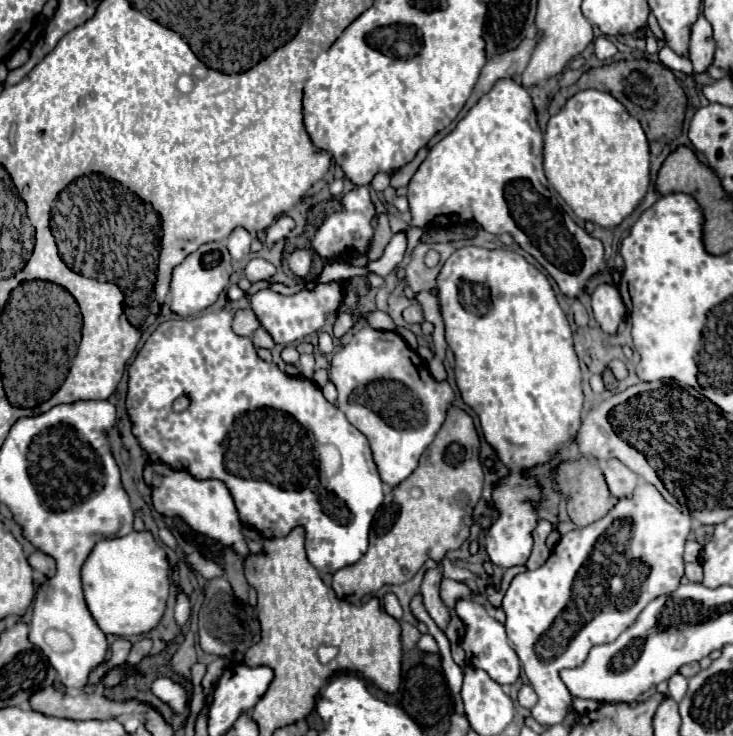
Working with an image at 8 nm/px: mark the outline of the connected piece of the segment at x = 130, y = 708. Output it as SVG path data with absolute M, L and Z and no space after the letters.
M47 686L39 692L35 692L29 698L29 706L35 712L47 714L47 716L59 716L59 718L71 718L71 720L107 720L115 718L125 712L145 712L149 710L149 704L127 700L127 702L113 702L105 698L101 692L95 694L81 694L81 696L69 696L53 686Z

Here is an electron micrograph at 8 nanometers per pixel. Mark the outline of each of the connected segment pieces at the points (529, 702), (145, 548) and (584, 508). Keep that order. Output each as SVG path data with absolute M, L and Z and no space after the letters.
M523 684L521 690L519 690L517 700L519 700L519 704L521 704L523 708L529 708L529 710L531 710L531 708L537 704L537 694L535 694L535 690L533 690L529 684Z
M133 530L121 538L97 542L81 570L85 602L93 620L105 634L121 638L149 632L163 618L171 586L169 574L167 554L149 530Z
M583 456L575 462L565 462L559 466L557 474L555 474L555 480L557 480L557 488L569 496L569 504L567 504L567 512L573 520L575 526L583 528L587 524L593 524L595 520L603 518L615 504L617 504L617 498L609 492L605 480L603 480L603 474L601 474L601 468L597 464L597 460L593 456Z

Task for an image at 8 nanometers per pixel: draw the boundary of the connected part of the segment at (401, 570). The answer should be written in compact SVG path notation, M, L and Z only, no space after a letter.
M451 406L447 410L447 418L441 430L423 452L419 466L413 470L413 474L407 480L403 480L399 486L395 486L389 494L385 494L385 500L379 506L373 522L367 554L359 562L335 572L333 590L339 598L359 604L365 594L377 592L385 584L403 584L411 580L417 574L417 570L425 564L427 558L439 562L449 550L457 550L465 542L465 538L469 536L469 526L473 522L471 514L481 498L481 488L483 488L483 466L479 460L479 448L481 442L475 432L473 418L465 410Z

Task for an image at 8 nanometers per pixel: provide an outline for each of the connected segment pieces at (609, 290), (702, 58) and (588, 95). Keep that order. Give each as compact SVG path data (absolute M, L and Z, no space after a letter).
M599 284L591 294L593 316L607 334L613 334L623 320L625 306L619 296L619 290L611 284Z
M699 14L699 18L691 24L689 34L689 60L697 72L705 72L711 66L711 56L715 52L715 42L711 36L711 24Z
M581 90L549 118L545 130L545 176L581 220L589 220L603 228L619 226L643 202L651 186L649 172L647 136L639 120L635 120L611 94L601 90Z

